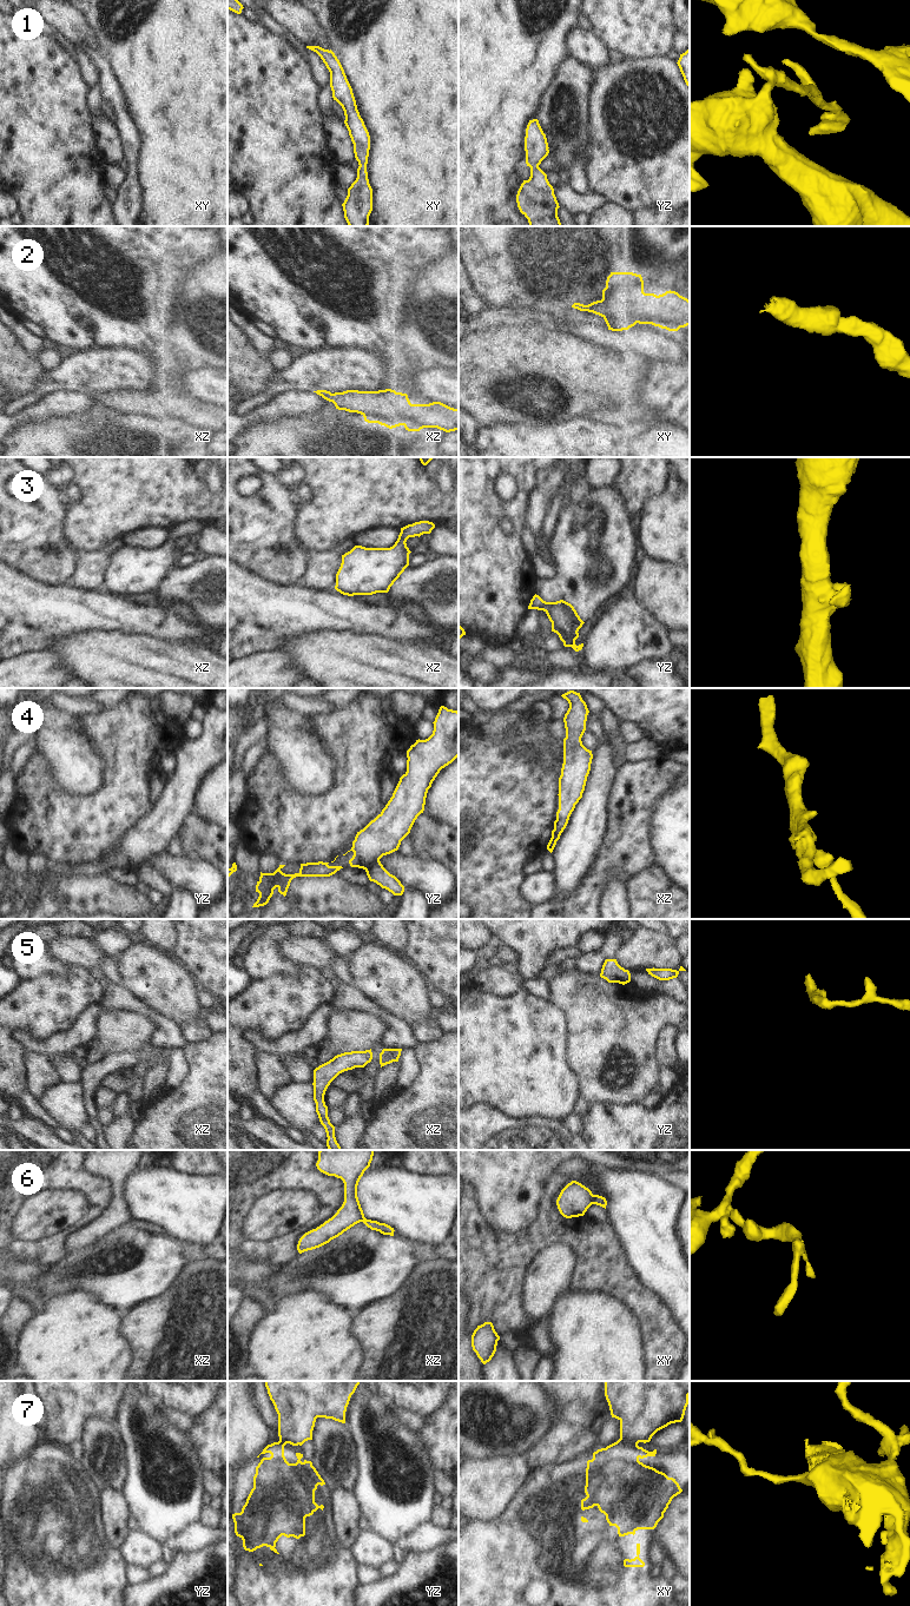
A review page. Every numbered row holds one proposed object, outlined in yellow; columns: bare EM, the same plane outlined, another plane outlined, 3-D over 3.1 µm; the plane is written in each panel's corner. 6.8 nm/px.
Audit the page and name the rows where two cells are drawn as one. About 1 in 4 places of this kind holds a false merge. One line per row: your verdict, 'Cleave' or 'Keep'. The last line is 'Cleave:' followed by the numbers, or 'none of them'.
1: Keep
2: Keep
3: Keep
4: Cleave
5: Keep
6: Cleave
7: Cleave
Cleave: 4, 6, 7

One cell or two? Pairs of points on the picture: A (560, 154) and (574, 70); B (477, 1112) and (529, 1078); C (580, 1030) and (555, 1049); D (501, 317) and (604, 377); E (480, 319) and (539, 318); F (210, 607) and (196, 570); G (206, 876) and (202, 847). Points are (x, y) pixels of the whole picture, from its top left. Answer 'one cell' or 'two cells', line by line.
A: one cell
B: two cells
C: two cells
D: two cells
E: one cell
F: one cell
G: two cells

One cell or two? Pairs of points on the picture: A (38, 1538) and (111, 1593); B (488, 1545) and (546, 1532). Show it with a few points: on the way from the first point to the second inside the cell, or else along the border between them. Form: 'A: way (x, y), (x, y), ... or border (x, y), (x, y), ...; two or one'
A: way (55, 1538), (93, 1575); one
B: way (502, 1545), (532, 1545); one

